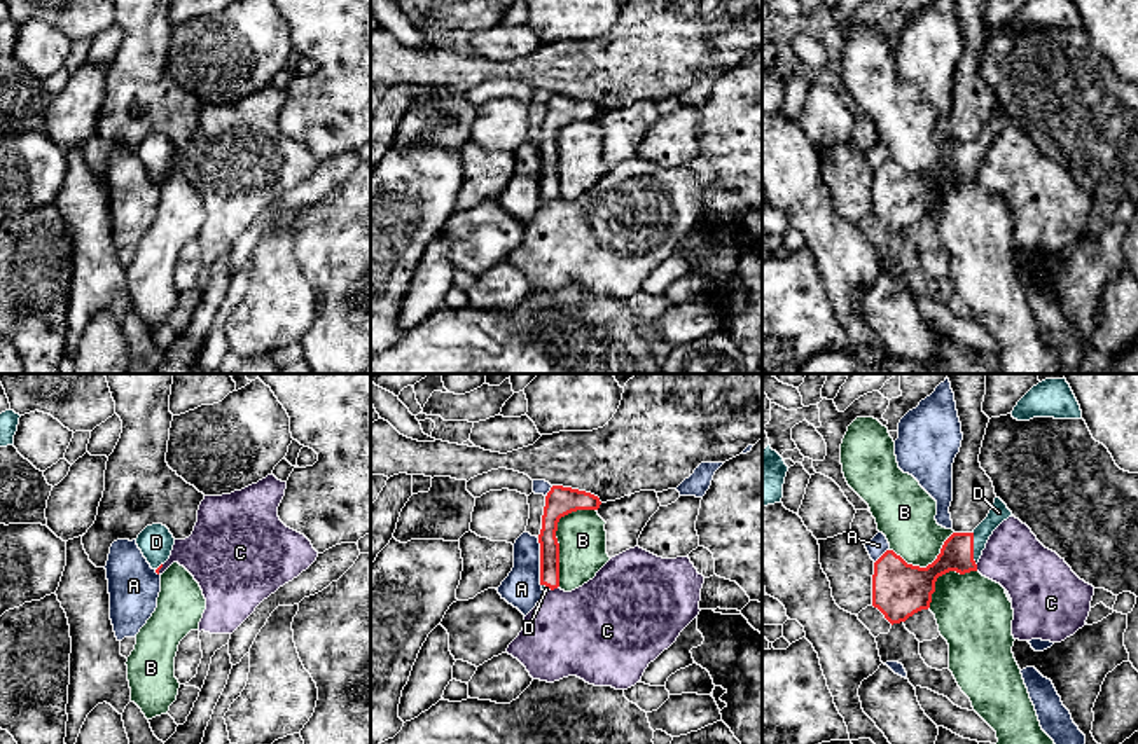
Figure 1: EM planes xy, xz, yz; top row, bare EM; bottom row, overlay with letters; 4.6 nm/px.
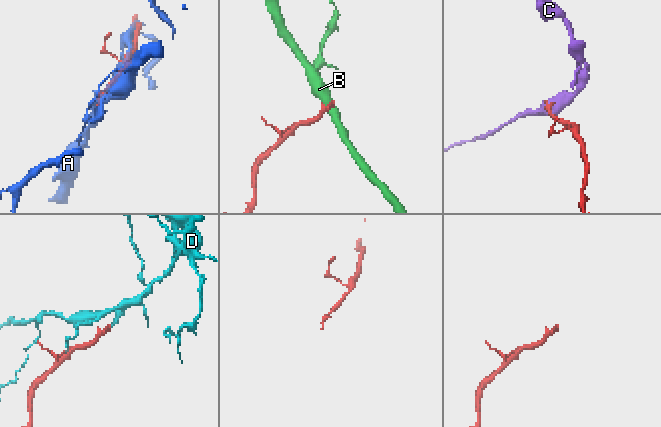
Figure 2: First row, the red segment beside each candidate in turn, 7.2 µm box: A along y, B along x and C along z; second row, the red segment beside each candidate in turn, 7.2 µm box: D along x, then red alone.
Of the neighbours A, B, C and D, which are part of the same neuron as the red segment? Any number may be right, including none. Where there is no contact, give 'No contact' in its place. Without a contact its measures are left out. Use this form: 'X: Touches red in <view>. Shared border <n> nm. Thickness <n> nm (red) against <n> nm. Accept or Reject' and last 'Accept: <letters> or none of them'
A: Touches red in xz. Shared border 220 nm. Thickness 100 nm (red) against 170 nm. Reject
B: Touches red in xz. Shared border 400 nm. Thickness 140 nm (red) against 220 nm. Reject
C: Touches red in xz. Shared border 50 nm. Thickness 100 nm (red) against 400 nm. Reject
D: Touches red in yz. Shared border 150 nm. Thickness 160 nm (red) against 90 nm. Accept
Accept: D

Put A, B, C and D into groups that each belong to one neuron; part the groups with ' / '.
A / B / C / D

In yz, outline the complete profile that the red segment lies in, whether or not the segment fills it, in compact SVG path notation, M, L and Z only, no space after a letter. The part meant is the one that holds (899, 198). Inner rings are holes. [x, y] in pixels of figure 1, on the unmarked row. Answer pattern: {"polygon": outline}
{"polygon": "M995 107L988 126L972 141L953 141L942 154L937 168L926 176L907 173L893 159L886 159L874 171L872 215L893 234L906 231L921 218L928 218L939 185L956 180L977 180L977 171L993 140L1012 121Z"}

